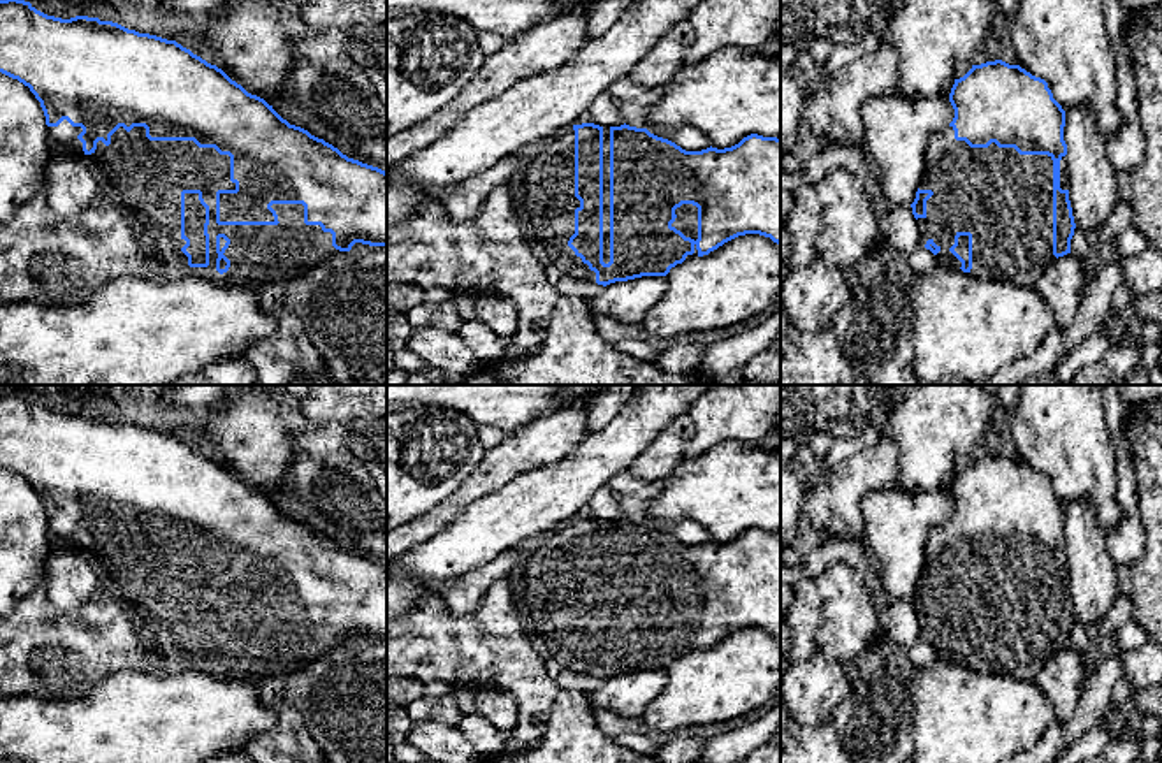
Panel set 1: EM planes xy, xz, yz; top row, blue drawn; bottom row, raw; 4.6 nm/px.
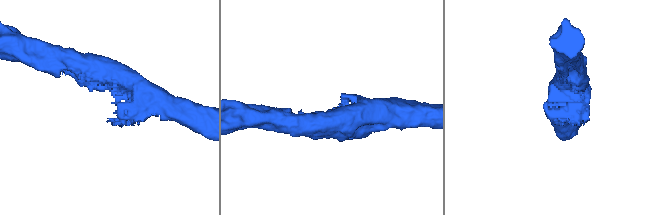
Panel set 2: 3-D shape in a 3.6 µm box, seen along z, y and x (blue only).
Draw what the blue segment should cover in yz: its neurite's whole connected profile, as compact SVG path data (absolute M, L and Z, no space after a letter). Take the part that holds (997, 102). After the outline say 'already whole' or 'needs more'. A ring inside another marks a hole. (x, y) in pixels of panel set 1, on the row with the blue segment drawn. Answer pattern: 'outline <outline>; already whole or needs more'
outline M1002 60L972 65L963 77L955 79L949 102L955 118L930 135L923 178L911 204L919 246L930 250L942 267L962 269L981 280L1004 278L1034 287L1058 257L1071 253L1076 229L1069 200L1065 111L1044 79Z; needs more

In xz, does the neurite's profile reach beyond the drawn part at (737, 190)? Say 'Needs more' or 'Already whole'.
Needs more

